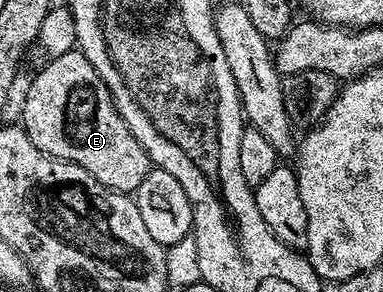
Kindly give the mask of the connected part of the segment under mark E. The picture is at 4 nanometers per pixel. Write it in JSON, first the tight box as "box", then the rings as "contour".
{"box":[22,49,150,195],"contour":[[[79,49],[66,52],[43,64],[45,66],[37,72],[36,79],[29,84],[28,91],[24,94],[22,125],[30,140],[34,140],[34,144],[38,144],[38,148],[42,148],[42,152],[50,156],[78,164],[78,168],[86,168],[86,172],[90,172],[90,176],[94,176],[98,184],[131,195],[142,184],[150,169],[148,153],[142,148],[142,144],[138,144],[138,140],[134,140],[130,128],[126,128],[126,120],[122,120],[102,76],[94,72],[94,64],[90,64],[90,60],[86,60]]]}

